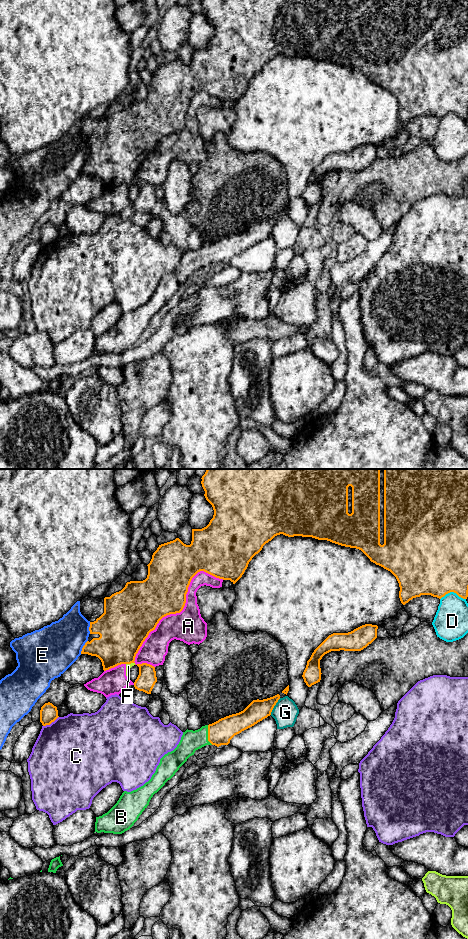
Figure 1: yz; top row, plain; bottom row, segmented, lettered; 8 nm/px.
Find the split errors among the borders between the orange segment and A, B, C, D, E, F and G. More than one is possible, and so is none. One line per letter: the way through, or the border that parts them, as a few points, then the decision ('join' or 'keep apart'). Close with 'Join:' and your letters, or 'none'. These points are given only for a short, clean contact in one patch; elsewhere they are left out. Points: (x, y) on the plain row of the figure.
A: keep apart
B: join
C: keep apart
D: keep apart
E: keep apart
F: border along yz (126, 183), (135, 184); keep apart
G: keep apart
Join: B

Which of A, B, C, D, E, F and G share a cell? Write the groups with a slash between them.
A F / B / C / D / E / G

